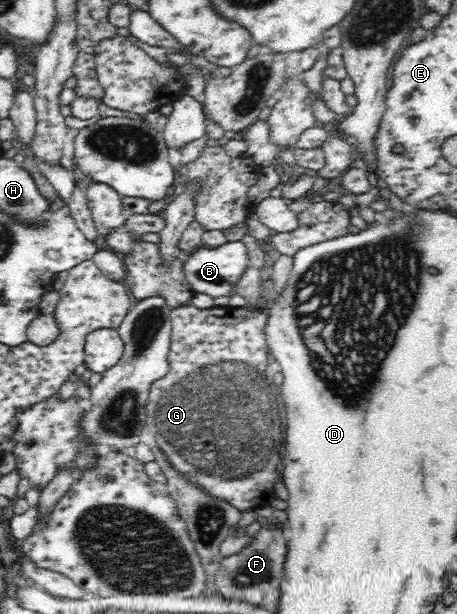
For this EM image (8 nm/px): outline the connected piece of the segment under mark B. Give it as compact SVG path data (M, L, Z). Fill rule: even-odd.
M241 241L226 242L218 248L198 247L184 258L183 275L186 284L194 292L204 292L214 298L224 296L249 266L247 249Z

